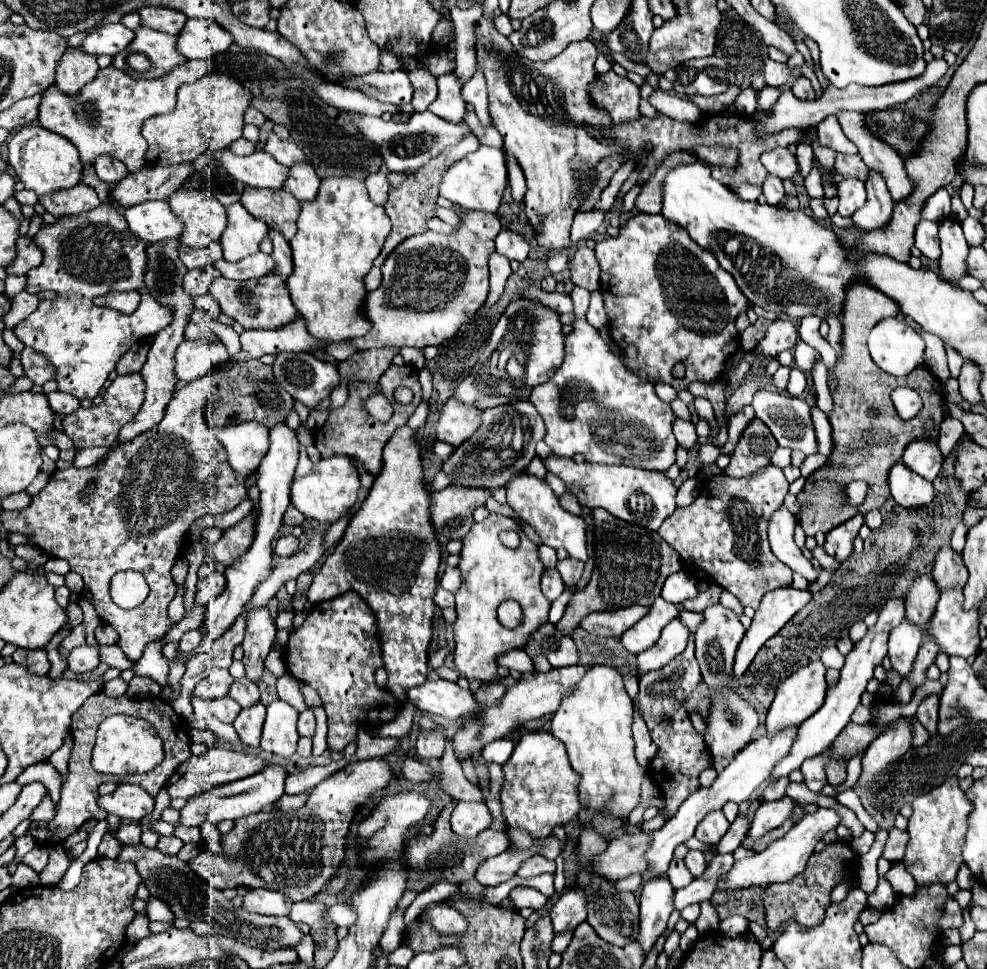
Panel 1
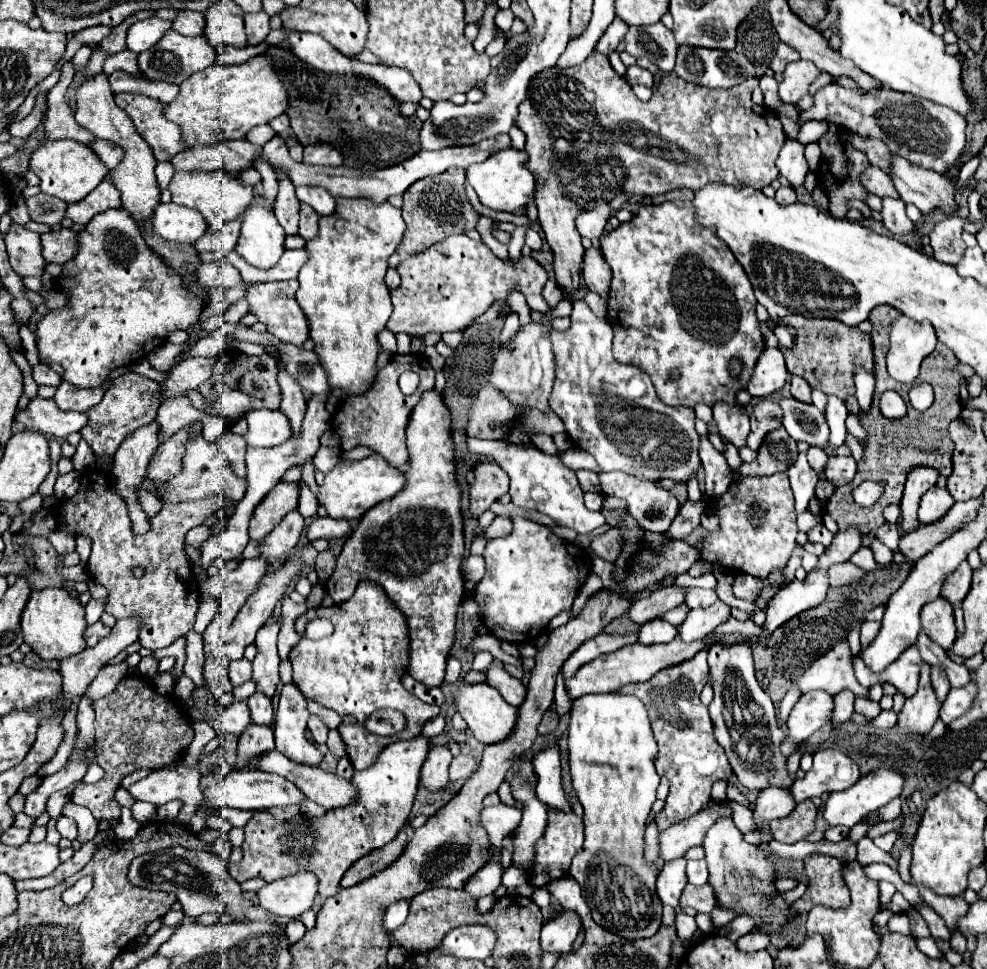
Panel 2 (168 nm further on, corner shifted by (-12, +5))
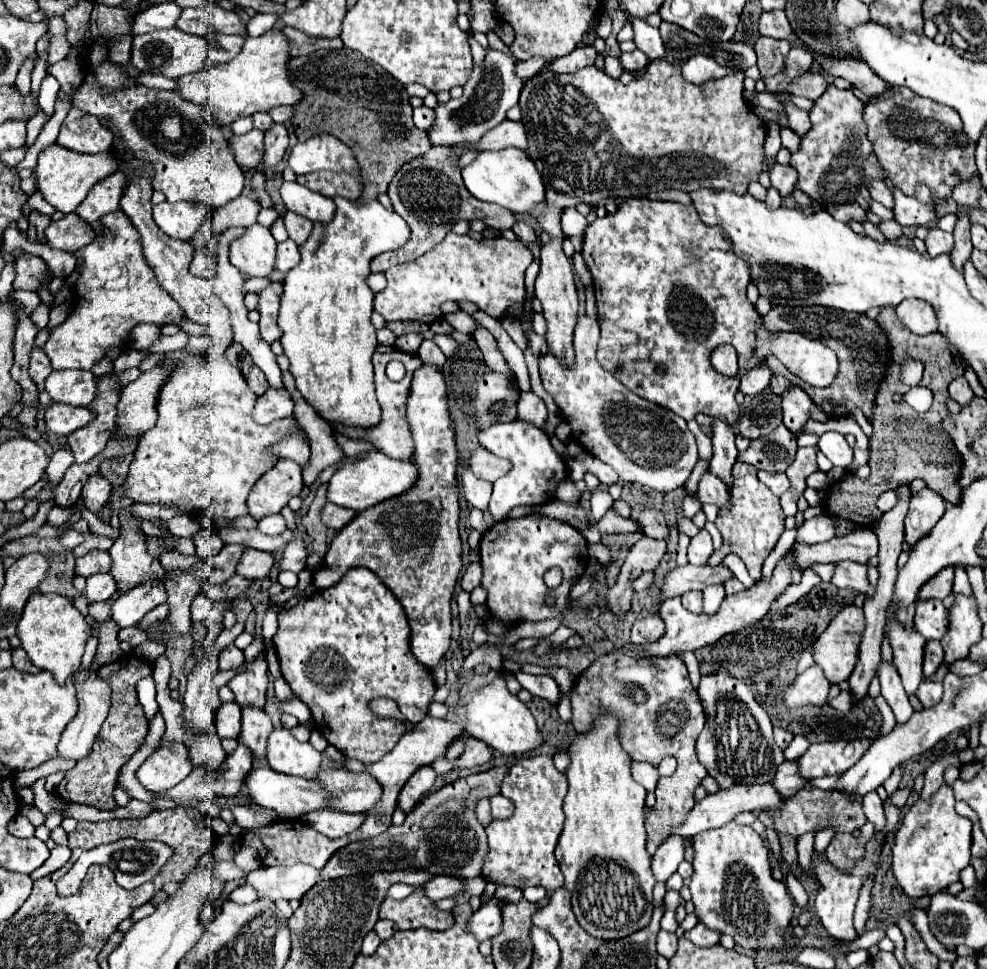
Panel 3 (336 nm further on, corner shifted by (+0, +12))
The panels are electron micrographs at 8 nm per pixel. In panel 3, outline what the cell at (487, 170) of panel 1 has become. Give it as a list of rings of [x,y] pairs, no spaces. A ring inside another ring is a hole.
[[[504,148],[504,150],[484,150],[480,152],[472,164],[462,170],[464,184],[468,192],[482,200],[508,208],[514,214],[528,214],[534,210],[534,204],[544,202],[544,184],[534,166],[534,162],[520,148]]]

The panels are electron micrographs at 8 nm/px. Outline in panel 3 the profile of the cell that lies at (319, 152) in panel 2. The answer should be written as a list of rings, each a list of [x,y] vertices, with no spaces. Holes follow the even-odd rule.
[[[316,134],[306,142],[298,142],[290,150],[288,166],[296,174],[308,174],[316,170],[334,170],[334,172],[358,170],[352,150],[330,134]]]

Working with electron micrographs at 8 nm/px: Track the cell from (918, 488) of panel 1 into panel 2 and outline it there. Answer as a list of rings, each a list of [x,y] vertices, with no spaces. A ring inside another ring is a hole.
[[[932,487],[922,497],[920,511],[918,511],[918,521],[922,525],[930,525],[932,521],[940,521],[940,517],[944,517],[944,513],[952,505],[954,505],[954,499],[952,499],[952,495],[946,489]]]

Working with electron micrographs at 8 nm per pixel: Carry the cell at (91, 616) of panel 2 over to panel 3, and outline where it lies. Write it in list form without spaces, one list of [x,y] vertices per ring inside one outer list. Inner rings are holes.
[[[94,574],[86,580],[86,598],[88,602],[102,602],[108,600],[116,592],[116,580],[108,574]]]

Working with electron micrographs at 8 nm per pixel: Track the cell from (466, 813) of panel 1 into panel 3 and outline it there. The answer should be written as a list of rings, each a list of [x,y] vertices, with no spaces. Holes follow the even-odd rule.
[[[496,794],[490,798],[490,806],[492,806],[492,818],[508,818],[512,814],[512,802],[508,798],[504,798],[502,794]]]

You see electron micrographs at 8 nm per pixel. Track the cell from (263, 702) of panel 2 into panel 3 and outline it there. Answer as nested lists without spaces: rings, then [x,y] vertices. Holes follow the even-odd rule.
[[[244,706],[242,708],[242,742],[252,750],[254,758],[266,754],[266,740],[272,732],[272,720],[270,716],[256,706]]]

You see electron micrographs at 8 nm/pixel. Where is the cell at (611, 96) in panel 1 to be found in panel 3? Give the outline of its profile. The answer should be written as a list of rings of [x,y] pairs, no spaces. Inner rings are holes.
[[[634,50],[634,52],[624,52],[620,56],[620,62],[626,72],[634,72],[634,70],[642,70],[648,64],[648,58],[640,50]]]

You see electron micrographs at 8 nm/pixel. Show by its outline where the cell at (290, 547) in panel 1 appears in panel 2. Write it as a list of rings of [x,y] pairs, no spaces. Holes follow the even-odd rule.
[[[314,517],[306,529],[308,541],[314,539],[340,539],[350,533],[350,521],[334,521],[332,517]]]

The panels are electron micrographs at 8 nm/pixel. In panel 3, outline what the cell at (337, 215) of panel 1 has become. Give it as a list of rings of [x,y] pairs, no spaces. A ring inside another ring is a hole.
[[[334,198],[336,214],[328,224],[314,224],[310,238],[300,246],[302,260],[284,278],[284,294],[280,298],[280,328],[284,354],[290,360],[290,372],[296,388],[314,410],[328,422],[342,422],[348,426],[368,428],[380,420],[380,404],[374,394],[372,354],[376,348],[376,328],[370,322],[374,292],[366,284],[370,276],[370,262],[374,256],[396,250],[408,240],[408,224],[394,212],[384,208],[378,200],[352,202]]]

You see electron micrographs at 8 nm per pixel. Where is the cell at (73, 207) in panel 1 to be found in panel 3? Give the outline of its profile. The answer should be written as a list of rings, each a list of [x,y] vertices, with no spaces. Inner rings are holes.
[[[114,172],[106,178],[102,178],[100,182],[96,182],[96,186],[92,186],[92,190],[84,198],[84,202],[76,208],[76,214],[80,218],[84,218],[84,222],[94,224],[104,214],[118,210],[124,182],[126,182],[124,174],[120,174],[120,172]]]

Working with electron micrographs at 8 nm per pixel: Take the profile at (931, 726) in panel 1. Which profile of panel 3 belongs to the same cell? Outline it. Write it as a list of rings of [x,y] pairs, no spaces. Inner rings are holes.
[[[930,640],[924,646],[924,678],[932,678],[944,660],[944,650],[938,640]]]

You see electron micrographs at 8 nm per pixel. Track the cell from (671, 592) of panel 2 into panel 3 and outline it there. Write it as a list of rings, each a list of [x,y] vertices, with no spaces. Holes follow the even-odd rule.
[[[686,564],[682,568],[676,566],[674,570],[670,570],[666,574],[660,596],[662,596],[662,600],[676,598],[688,590],[704,590],[704,586],[722,584],[730,576],[732,576],[730,570],[724,568],[722,564],[716,568],[708,568],[708,566],[700,568],[700,566],[692,566],[692,564]]]

